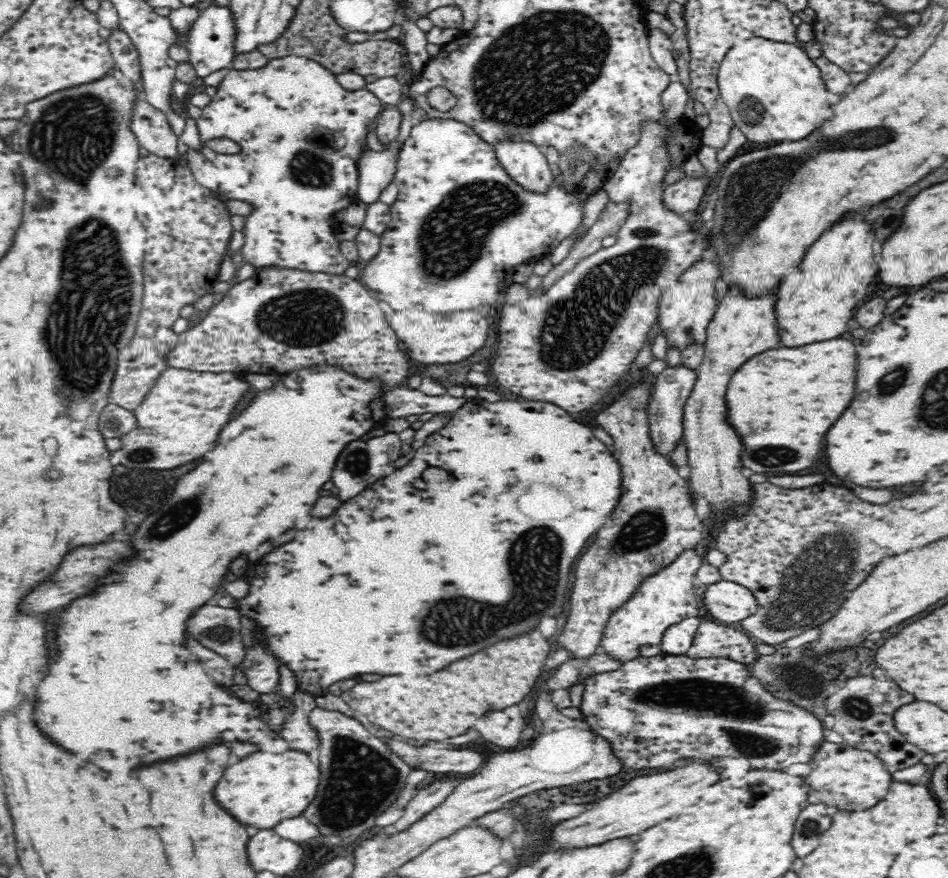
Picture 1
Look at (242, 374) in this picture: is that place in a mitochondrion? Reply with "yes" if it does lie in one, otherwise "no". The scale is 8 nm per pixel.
no

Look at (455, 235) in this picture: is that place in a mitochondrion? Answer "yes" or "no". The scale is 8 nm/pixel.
yes

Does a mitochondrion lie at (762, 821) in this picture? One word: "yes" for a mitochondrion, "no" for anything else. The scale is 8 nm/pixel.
no

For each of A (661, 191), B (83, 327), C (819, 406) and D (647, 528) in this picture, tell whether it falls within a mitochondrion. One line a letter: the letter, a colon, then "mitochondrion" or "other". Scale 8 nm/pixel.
A: other
B: mitochondrion
C: other
D: mitochondrion

